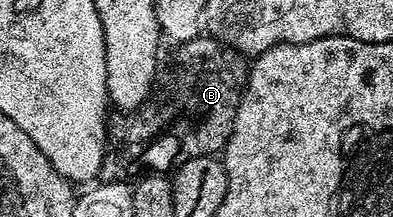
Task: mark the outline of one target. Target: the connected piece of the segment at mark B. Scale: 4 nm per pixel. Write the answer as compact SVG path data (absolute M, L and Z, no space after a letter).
M200 34L197 39L190 39L184 43L178 44L177 50L179 55L183 58L183 63L187 68L183 71L183 84L179 87L179 99L171 99L167 104L164 105L160 111L154 111L150 105L144 106L138 113L131 113L126 116L127 123L114 124L113 130L109 135L109 143L115 151L120 155L121 158L127 159L123 163L125 170L131 174L131 177L138 176L140 172L144 171L147 173L167 173L172 169L177 169L185 161L189 161L193 157L201 157L202 155L214 156L216 153L222 152L223 148L226 147L229 137L231 136L231 130L233 129L233 121L237 117L237 109L241 105L241 97L243 96L243 90L247 88L247 73L249 70L248 60L244 55L237 49L233 49L229 45L225 45L220 39L212 39L210 34Z

